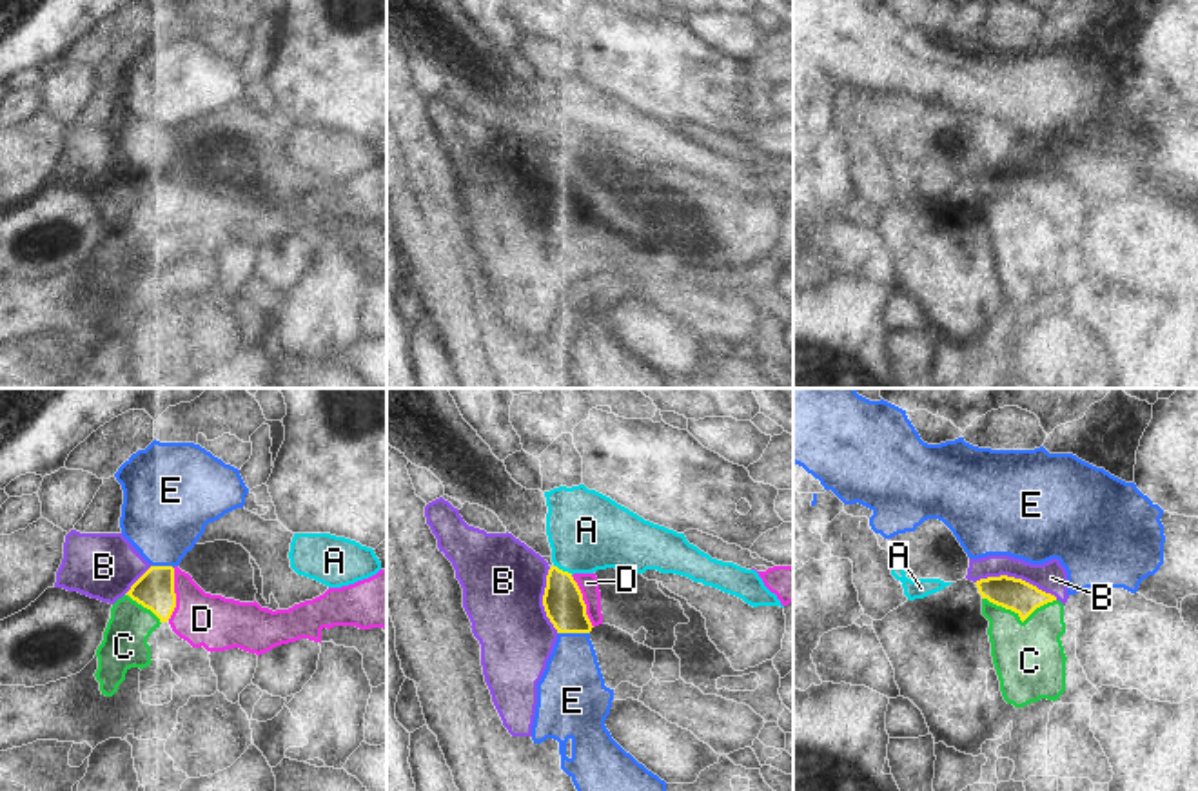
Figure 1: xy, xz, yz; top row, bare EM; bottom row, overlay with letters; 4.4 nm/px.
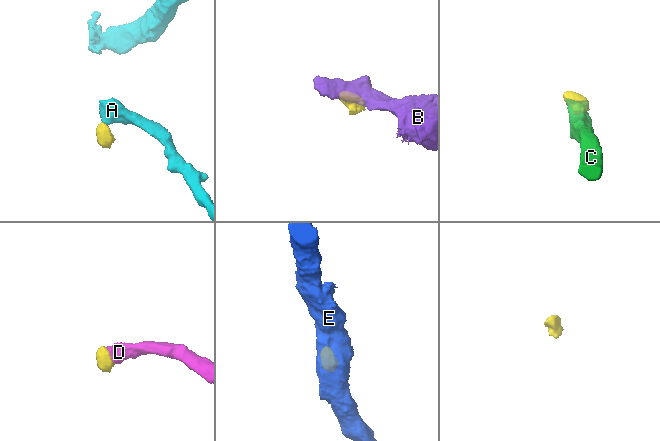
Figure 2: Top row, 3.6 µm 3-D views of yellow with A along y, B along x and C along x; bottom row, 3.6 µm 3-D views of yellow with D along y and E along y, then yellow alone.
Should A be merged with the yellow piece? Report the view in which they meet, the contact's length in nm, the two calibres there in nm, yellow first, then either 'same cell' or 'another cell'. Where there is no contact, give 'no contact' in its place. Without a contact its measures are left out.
xz | 100 nm | 180/360 nm | another cell

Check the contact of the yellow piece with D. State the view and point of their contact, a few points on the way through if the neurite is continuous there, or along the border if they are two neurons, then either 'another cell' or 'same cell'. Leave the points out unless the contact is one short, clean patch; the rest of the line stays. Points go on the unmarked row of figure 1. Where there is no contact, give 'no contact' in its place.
contact xy (175, 187); way xy (155, 184), (175, 187), (202, 213); same cell

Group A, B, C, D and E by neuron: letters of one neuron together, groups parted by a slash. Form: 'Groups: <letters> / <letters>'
Groups: A / B / C D / E.

